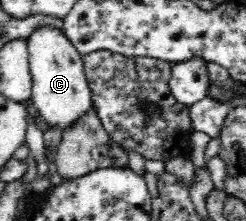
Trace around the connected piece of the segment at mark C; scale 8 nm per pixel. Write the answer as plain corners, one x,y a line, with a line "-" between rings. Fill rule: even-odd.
43,26
27,39
30,72
32,75
32,97
30,101
37,114
50,128
59,128
63,133
91,108
91,90
83,72
83,60
77,48
71,44
63,30

